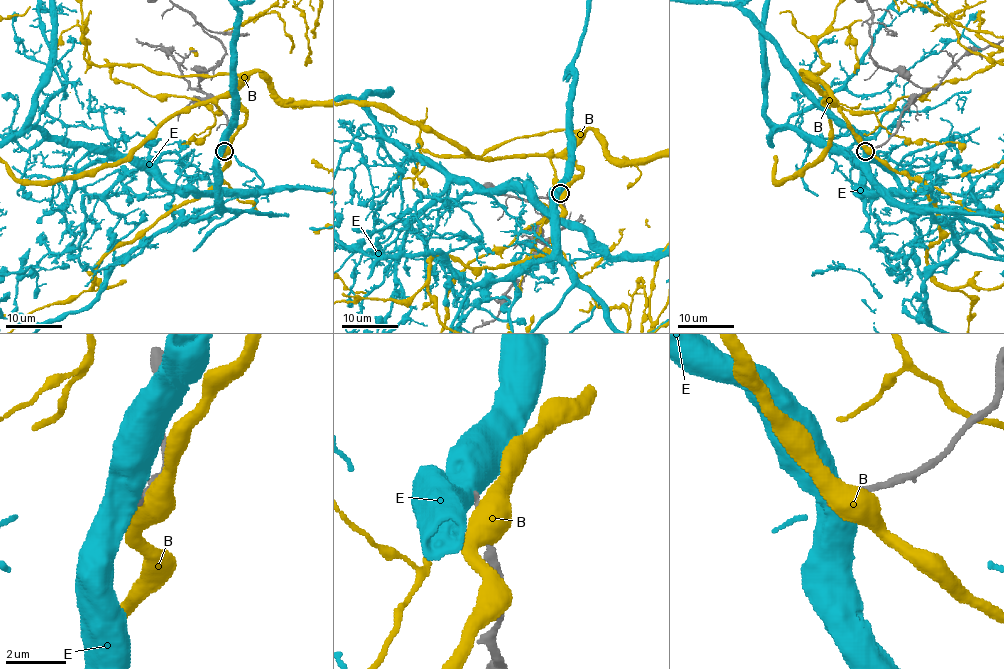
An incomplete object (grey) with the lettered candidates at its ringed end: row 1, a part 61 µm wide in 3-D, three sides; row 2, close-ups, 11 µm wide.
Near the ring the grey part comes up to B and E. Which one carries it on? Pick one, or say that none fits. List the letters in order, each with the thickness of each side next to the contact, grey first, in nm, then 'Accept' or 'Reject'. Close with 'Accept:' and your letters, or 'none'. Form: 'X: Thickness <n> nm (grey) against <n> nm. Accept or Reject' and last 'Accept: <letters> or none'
B: Thickness 200 nm (grey) against 800 nm. Reject
E: Thickness 150 nm (grey) against 750 nm. Reject
Accept: none

